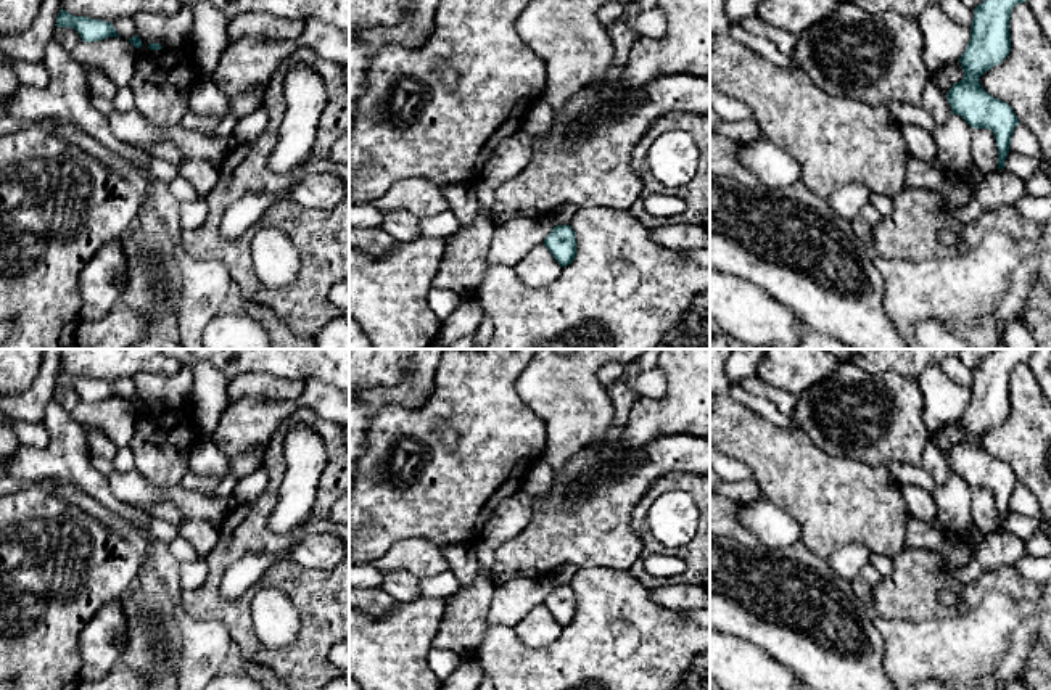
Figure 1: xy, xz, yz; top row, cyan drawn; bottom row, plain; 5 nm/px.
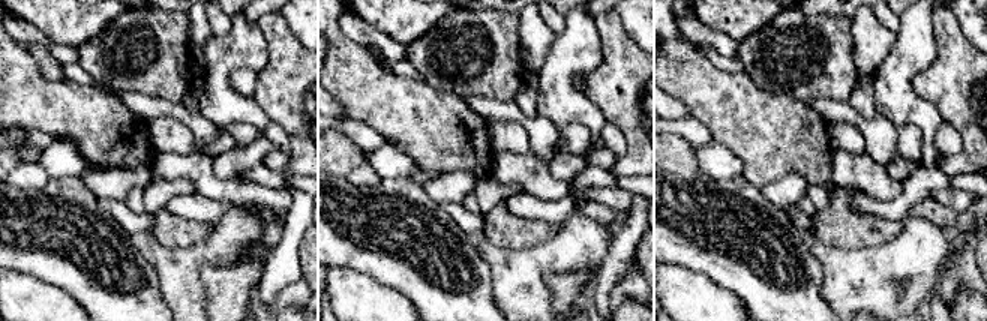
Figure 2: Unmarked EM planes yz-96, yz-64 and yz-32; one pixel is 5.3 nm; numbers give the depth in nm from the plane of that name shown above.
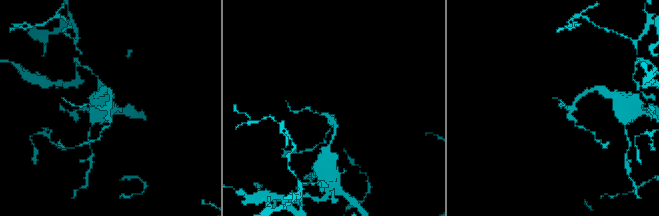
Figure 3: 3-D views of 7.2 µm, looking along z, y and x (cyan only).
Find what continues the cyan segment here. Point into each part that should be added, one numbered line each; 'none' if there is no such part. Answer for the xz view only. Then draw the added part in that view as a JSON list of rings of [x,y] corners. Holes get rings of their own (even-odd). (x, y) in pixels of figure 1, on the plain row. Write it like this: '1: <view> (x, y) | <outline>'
none

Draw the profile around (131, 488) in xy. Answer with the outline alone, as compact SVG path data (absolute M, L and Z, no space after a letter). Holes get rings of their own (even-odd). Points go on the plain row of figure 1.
M135 468L121 473L113 471L108 474L113 494L124 503L129 505L146 505L171 502L174 503L185 518L208 520L214 524L221 524L224 516L233 507L232 499L224 499L212 494L203 494L177 486L156 486L143 478Z

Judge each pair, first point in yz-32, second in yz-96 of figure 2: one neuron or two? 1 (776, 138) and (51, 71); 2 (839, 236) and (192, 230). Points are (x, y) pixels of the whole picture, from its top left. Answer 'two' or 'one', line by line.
1: two
2: one

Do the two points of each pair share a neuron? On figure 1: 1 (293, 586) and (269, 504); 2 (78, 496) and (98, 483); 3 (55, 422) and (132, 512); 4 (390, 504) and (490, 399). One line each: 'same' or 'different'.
1: same
2: different
3: same
4: same

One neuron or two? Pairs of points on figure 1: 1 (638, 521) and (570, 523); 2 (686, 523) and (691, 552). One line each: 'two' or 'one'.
1: two
2: two

